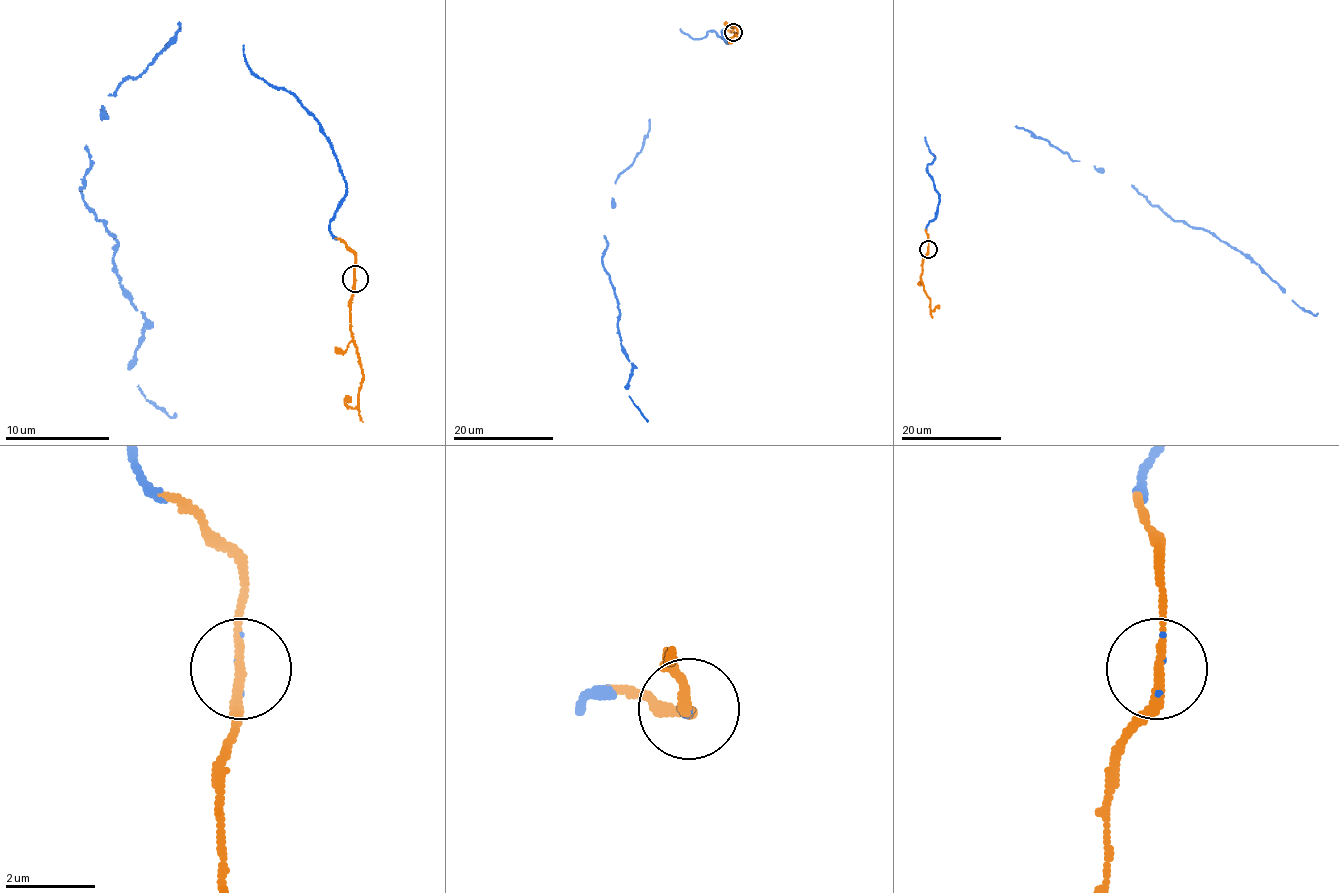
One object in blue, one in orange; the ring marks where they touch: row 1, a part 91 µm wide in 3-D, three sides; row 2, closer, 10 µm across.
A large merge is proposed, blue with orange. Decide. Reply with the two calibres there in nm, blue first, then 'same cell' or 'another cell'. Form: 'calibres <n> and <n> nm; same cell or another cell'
calibres 50 and 200 nm; same cell

